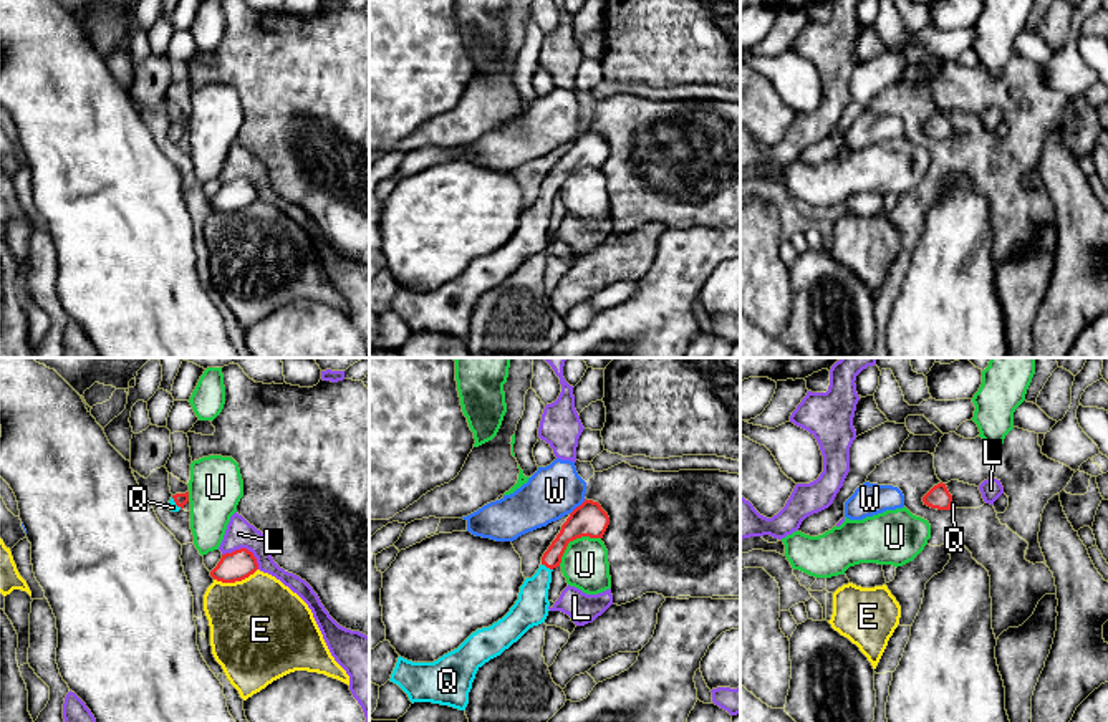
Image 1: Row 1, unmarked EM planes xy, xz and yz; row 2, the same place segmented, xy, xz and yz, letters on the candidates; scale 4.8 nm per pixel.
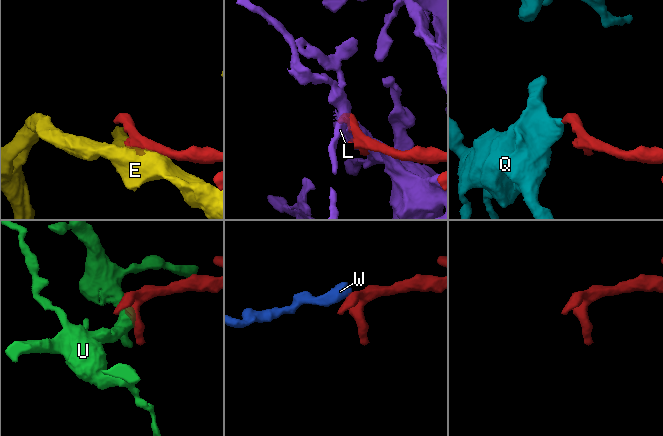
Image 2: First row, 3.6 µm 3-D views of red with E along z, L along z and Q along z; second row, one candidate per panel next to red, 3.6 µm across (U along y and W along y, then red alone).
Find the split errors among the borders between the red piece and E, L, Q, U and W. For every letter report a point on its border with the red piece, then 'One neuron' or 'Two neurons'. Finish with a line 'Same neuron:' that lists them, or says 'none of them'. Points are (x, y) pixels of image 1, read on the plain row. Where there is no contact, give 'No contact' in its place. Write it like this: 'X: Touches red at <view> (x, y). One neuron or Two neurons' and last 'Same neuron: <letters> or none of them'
E: Touches red at xy (236, 209). Two neurons
L: Touches red at xy (245, 178). Two neurons
Q: Touches red at xz (547, 196). One neuron
U: Touches red at xz (573, 168). Two neurons
W: Touches red at xz (577, 136). Two neurons
Same neuron: Q

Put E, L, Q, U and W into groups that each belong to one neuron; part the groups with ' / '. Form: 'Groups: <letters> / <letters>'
Groups: E / L / Q / U / W

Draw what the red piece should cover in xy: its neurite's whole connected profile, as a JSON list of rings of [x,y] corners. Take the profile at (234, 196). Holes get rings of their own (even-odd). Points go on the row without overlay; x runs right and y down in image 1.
[[[247,177],[222,184],[210,205],[222,212],[235,212],[248,207],[258,199],[257,187]]]

